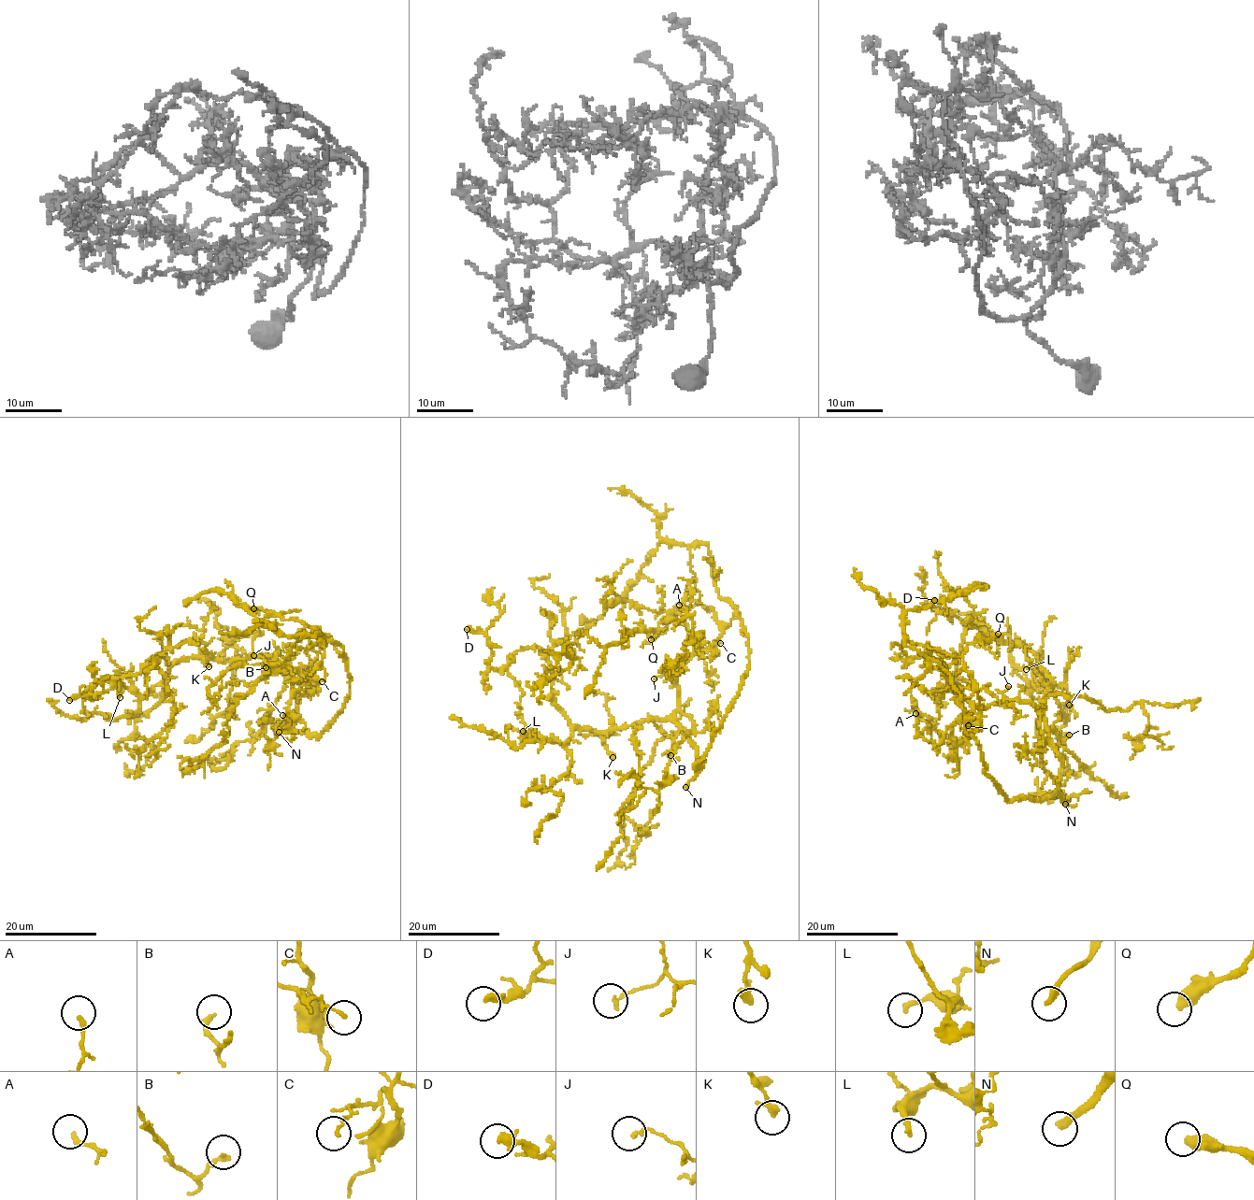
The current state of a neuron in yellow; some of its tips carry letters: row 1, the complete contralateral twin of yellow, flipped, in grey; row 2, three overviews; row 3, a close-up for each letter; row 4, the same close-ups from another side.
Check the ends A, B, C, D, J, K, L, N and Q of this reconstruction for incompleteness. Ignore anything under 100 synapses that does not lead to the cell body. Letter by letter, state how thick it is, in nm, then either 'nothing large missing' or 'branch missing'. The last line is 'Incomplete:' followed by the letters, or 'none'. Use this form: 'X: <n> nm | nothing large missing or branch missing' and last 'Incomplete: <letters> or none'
A: 170 nm | nothing large missing
B: 220 nm | nothing large missing
C: 120 nm | nothing large missing
D: 360 nm | nothing large missing
J: 150 nm | nothing large missing
K: 320 nm | nothing large missing
L: 200 nm | nothing large missing
N: 320 nm | branch missing
Q: 480 nm | nothing large missing
Incomplete: N

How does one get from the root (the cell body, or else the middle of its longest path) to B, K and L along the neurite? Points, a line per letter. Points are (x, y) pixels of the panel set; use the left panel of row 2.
B: (277, 649), (273, 662), (277, 665), (266, 675), (266, 667)
K: (277, 649), (275, 654), (270, 656), (229, 661), (197, 657), (201, 654), (208, 666)
L: (277, 649), (270, 656), (180, 660), (169, 666), (165, 678), (145, 695), (122, 688), (120, 697)

